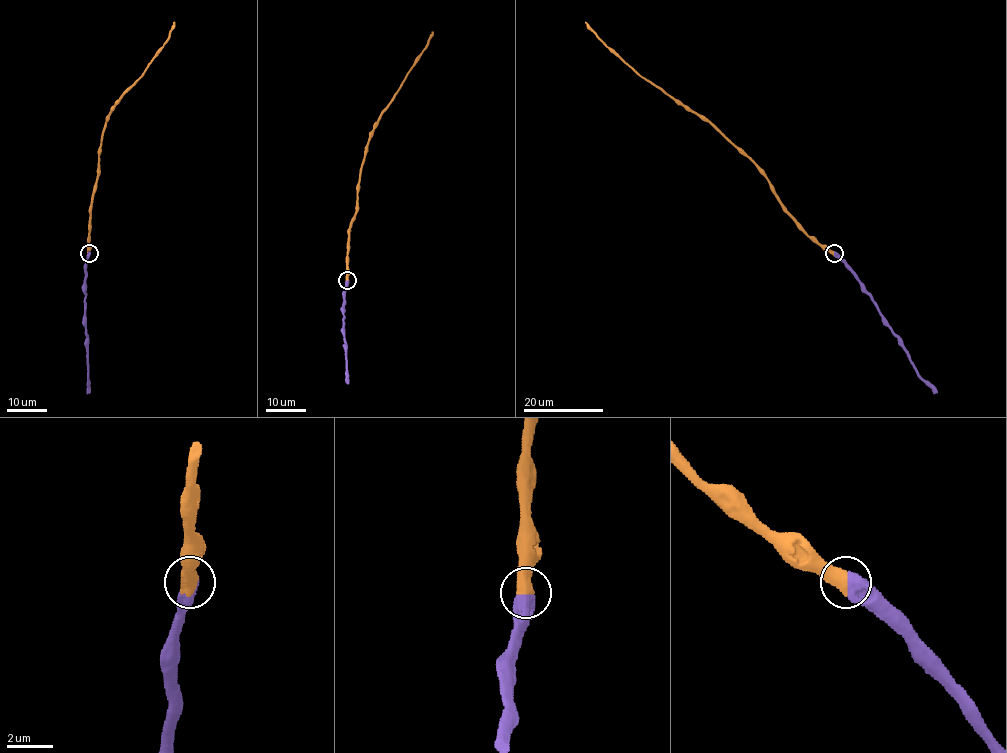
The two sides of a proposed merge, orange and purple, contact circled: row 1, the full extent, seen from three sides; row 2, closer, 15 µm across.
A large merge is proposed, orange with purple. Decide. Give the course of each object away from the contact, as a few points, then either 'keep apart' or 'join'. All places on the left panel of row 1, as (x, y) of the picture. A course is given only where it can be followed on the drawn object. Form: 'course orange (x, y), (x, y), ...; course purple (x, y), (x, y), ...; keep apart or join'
course orange (88, 253), (90, 203), (106, 118), (143, 74), (169, 36), (174, 21); course purple (88, 253), (85, 321), (90, 392); join

